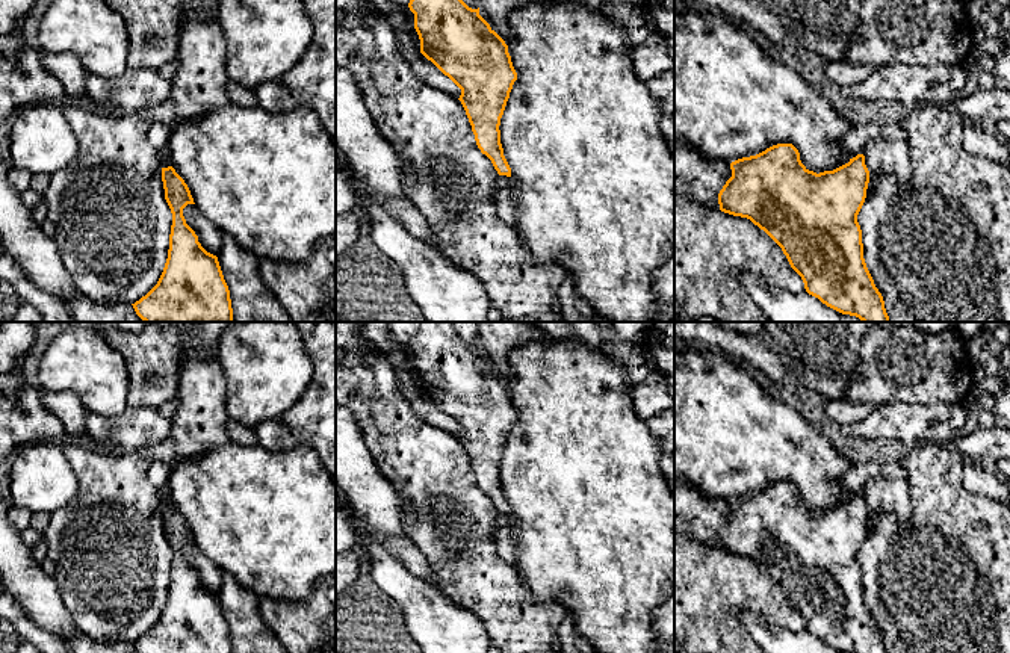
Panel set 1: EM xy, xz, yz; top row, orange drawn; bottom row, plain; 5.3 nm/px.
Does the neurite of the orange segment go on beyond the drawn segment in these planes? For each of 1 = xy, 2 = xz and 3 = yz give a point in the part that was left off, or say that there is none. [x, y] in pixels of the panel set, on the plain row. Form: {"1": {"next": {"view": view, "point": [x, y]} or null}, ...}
{"1": {"next": null}, "2": {"next": null}, "3": {"next": null}}

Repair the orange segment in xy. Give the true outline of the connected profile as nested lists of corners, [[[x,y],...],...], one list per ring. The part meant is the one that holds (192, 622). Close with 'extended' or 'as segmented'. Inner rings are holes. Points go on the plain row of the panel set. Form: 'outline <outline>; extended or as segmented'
outline [[[172,505],[162,506],[165,538],[172,552],[169,588],[157,623],[133,644],[136,653],[233,653],[230,629],[218,596],[207,591],[195,570],[186,562],[183,547],[195,543],[184,518]]]; as segmented

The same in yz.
outline [[[792,482],[730,502],[732,515],[718,532],[720,549],[750,558],[783,590],[809,633],[842,653],[888,653],[863,597],[857,553],[865,541],[869,509],[865,494],[824,511],[809,509]]]; as segmented

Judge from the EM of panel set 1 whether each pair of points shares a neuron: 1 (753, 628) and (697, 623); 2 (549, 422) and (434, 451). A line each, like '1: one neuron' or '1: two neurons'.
1: two neurons
2: two neurons

